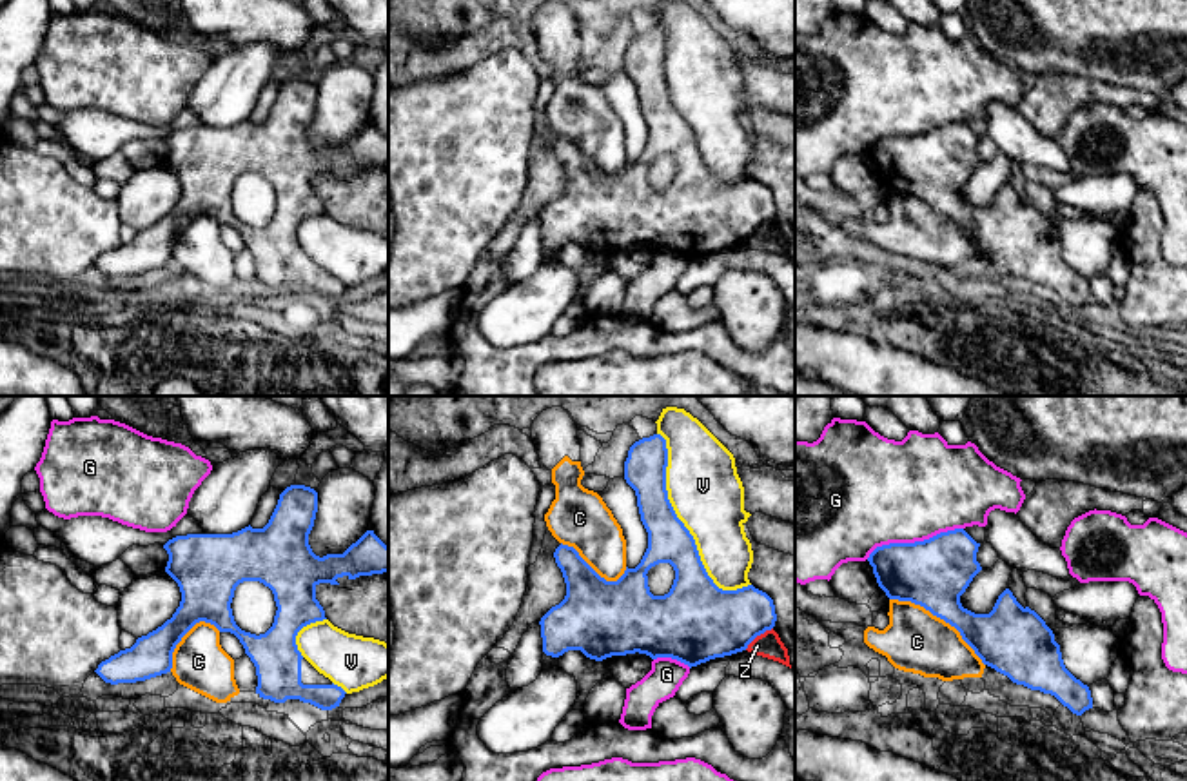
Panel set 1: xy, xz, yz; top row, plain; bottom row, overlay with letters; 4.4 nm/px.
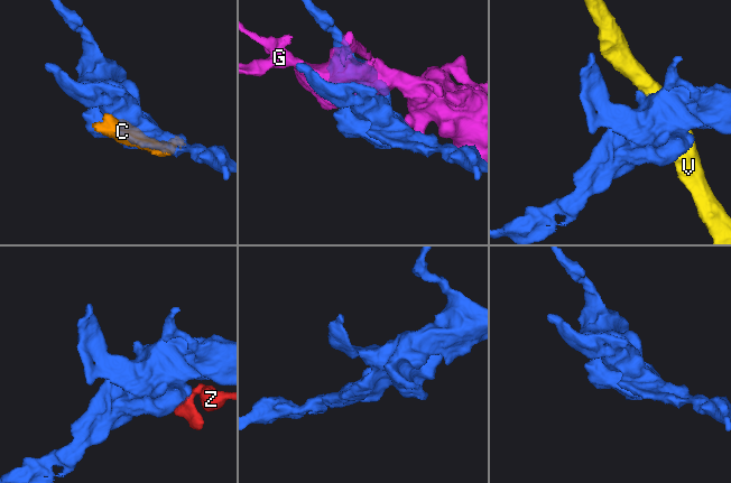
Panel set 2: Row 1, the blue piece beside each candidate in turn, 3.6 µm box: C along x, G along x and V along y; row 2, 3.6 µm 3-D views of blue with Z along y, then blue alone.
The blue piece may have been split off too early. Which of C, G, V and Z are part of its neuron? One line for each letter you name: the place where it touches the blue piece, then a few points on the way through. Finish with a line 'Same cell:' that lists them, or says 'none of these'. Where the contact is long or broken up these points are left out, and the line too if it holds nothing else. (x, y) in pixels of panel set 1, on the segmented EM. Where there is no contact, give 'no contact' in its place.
Same cell: none of these

